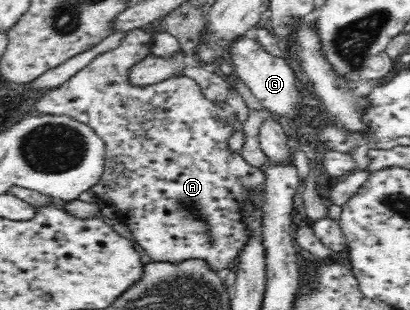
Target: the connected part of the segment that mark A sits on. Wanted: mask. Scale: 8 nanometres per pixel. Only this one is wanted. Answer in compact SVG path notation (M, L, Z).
M139 28L127 31L119 41L118 45L111 47L109 50L100 52L95 55L95 58L85 66L77 75L74 75L68 82L65 82L60 88L53 91L47 91L43 94L34 107L36 112L39 113L53 113L57 115L69 115L78 122L87 124L90 128L97 132L98 136L105 141L105 170L101 174L101 180L97 186L91 188L99 199L102 205L111 205L117 208L118 216L125 222L133 234L133 240L142 253L150 256L153 261L169 261L179 262L185 259L203 259L207 261L207 265L211 265L217 272L225 273L231 267L236 266L237 255L244 248L245 244L249 242L251 236L251 229L245 221L243 210L248 208L248 203L254 198L254 195L259 195L264 182L266 174L263 168L252 166L243 158L241 151L231 149L229 147L229 138L236 132L233 128L233 116L227 115L227 112L220 107L220 105L207 100L201 93L200 87L197 85L193 78L183 77L179 80L163 80L158 84L153 84L145 89L139 87L131 87L129 85L129 68L133 68L133 64L137 64L145 57L151 54L151 43L153 42L154 35L151 32L146 32Z

